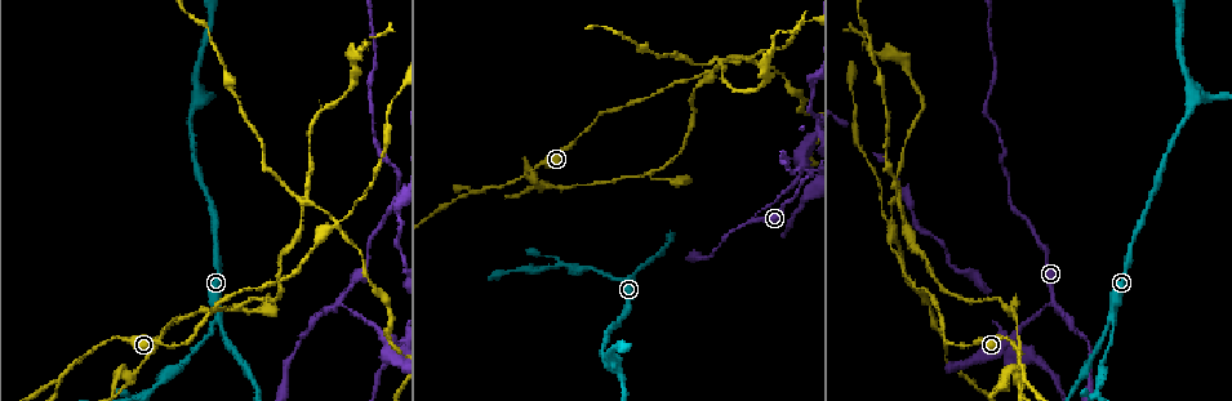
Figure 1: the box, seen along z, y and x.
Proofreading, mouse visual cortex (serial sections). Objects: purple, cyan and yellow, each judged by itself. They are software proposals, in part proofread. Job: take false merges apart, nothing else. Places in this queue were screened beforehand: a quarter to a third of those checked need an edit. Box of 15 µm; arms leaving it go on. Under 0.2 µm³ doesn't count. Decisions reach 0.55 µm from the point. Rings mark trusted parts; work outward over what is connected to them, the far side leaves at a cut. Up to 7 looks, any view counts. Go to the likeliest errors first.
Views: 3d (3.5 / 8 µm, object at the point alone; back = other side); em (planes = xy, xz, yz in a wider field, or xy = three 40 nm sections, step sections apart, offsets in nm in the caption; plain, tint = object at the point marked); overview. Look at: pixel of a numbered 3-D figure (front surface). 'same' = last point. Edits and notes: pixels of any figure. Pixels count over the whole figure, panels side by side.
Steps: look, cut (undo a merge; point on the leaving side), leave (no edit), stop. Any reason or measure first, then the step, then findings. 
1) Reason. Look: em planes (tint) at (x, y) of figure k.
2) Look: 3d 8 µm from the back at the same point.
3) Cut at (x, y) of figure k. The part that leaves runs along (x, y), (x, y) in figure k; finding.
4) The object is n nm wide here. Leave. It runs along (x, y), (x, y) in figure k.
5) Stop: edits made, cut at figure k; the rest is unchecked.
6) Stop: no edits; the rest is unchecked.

Narrows sharply. Look: 3d 8 µm at (333, 224) of figure 1.

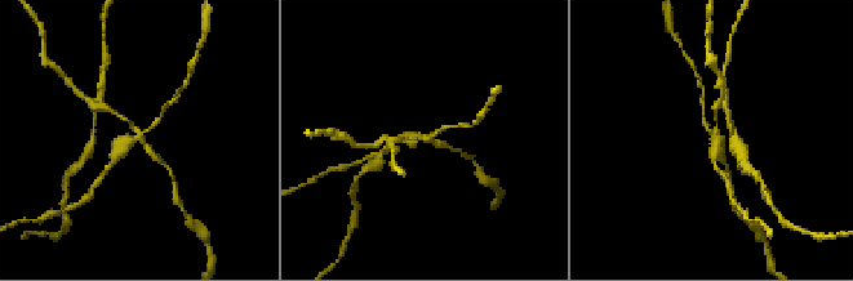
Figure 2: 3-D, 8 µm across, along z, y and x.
4 arms meet here; the arms are 100, 150, 150, 250 nm wide; now the EM. Look: em xy step 2 (tint) at (425, 140) of figure 2.

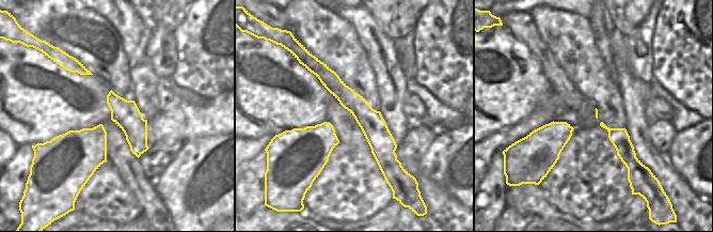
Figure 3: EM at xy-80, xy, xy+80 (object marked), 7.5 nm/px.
Cut at (155, 156) of figure 2. The part that leaves runs along (137, 133), (118, 114), (97, 108) in figure 2; a second cell is stuck on.

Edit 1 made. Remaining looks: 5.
Redraw. Look: overview.

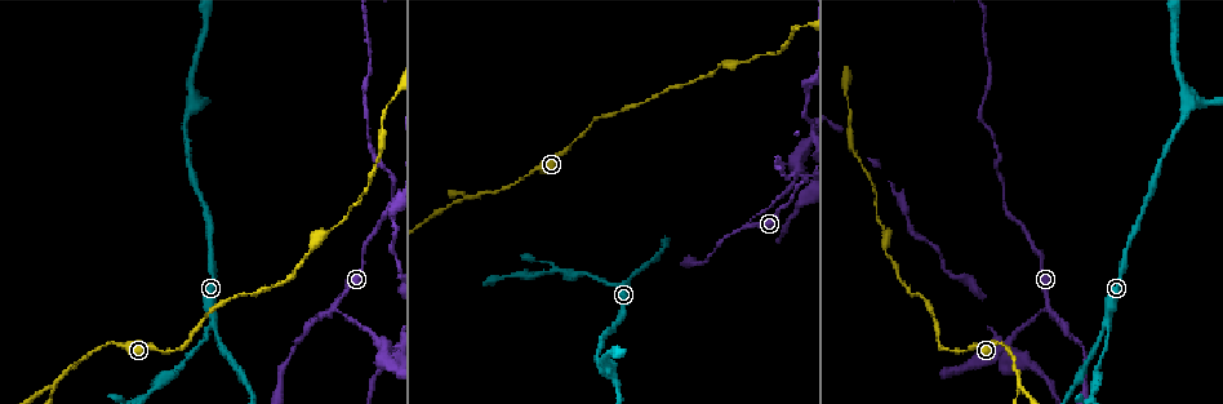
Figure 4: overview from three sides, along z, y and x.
Two arms in line, one across. Look: 3d 3.5 µm at (1022, 386) of figure 4.

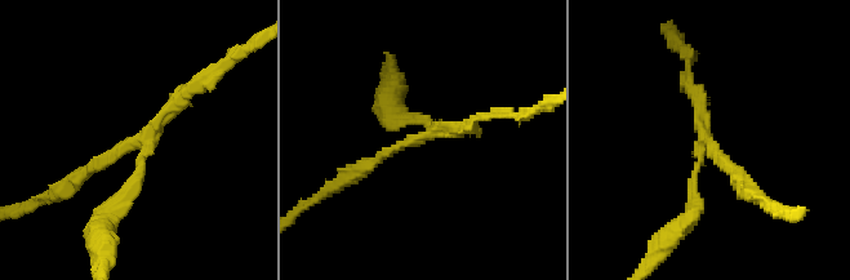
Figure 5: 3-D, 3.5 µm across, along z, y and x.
3 arms meet here; the arms are 100, 150, 150 nm wide. Look: em xy step 2 (tint) at (151, 130) of figure 5.

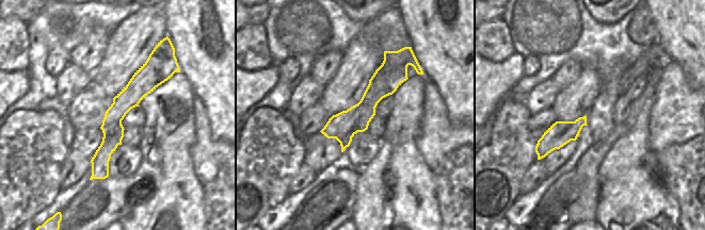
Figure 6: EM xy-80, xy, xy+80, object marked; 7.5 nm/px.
Cut at (136, 189) of figure 5. Two cells meet here.

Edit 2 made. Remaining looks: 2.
Stop: edits made, cut at figure 2, cut at figure 5; the rest is unchecked.

